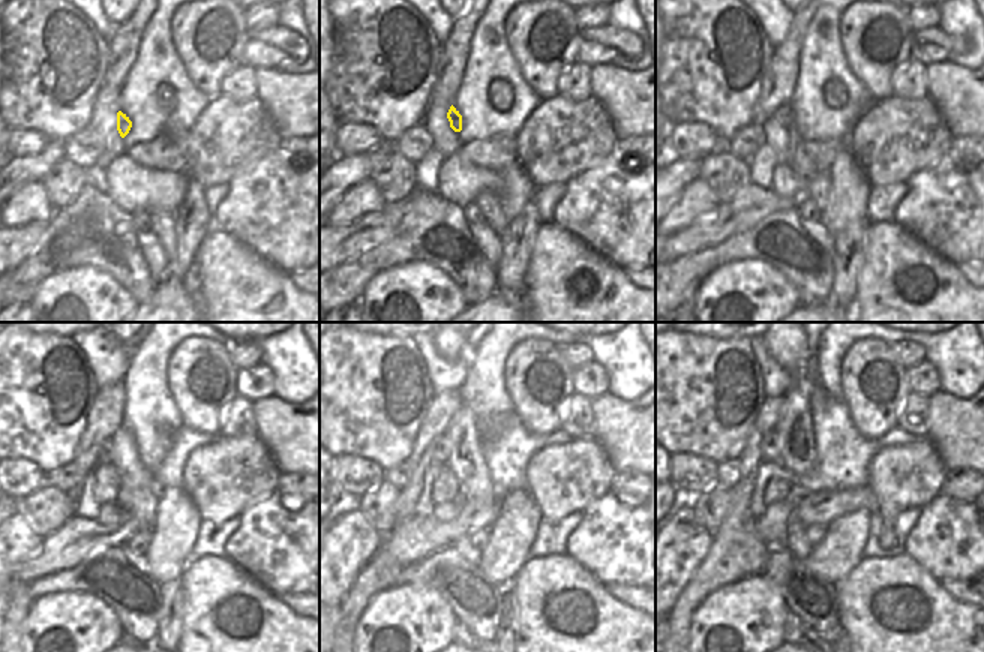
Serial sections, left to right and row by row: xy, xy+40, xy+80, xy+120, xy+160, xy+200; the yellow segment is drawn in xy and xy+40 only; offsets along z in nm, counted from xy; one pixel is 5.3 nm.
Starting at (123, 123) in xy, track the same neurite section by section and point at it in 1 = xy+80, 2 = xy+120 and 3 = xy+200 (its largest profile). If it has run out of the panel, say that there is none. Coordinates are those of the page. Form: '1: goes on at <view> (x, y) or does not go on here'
1: goes on at xy+80 (785, 113)
2: goes on at xy+120 (105, 450)
3: goes on at xy+200 (770, 444)

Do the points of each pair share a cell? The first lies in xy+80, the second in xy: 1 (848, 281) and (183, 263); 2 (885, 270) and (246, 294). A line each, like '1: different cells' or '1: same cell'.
1: same cell
2: same cell

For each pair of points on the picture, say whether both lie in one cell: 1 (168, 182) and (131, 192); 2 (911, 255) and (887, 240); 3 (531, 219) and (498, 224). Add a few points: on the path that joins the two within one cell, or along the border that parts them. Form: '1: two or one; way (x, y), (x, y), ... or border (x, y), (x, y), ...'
1: one; way (159, 189), (140, 189)
2: one; way (905, 255), (893, 246)
3: two; border (510, 222), (500, 236)

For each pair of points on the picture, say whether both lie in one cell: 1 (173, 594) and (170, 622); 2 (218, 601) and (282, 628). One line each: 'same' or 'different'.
1: same
2: same

